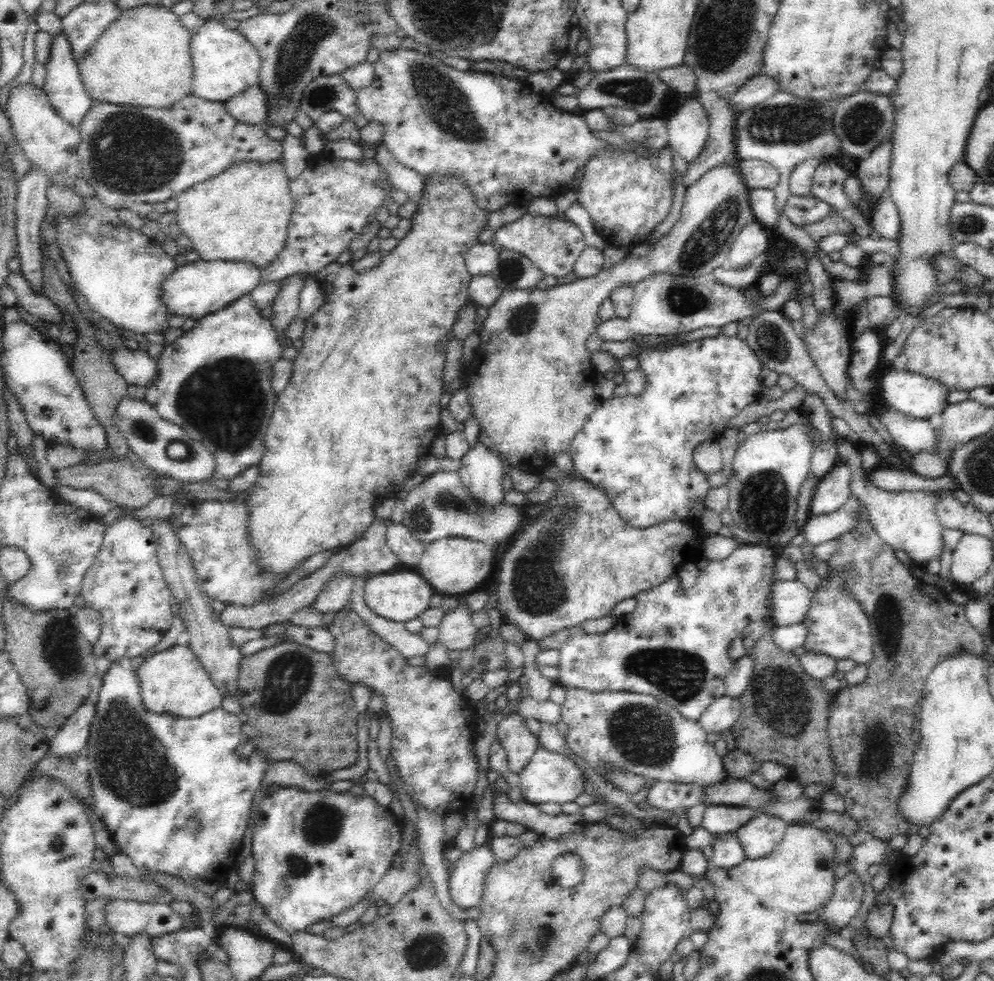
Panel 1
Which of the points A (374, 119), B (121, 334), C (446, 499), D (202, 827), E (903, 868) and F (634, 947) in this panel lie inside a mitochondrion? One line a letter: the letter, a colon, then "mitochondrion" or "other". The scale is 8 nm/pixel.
A: other
B: other
C: mitochondrion
D: other
E: other
F: other

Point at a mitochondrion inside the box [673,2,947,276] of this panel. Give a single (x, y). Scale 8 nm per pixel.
(797, 123)

